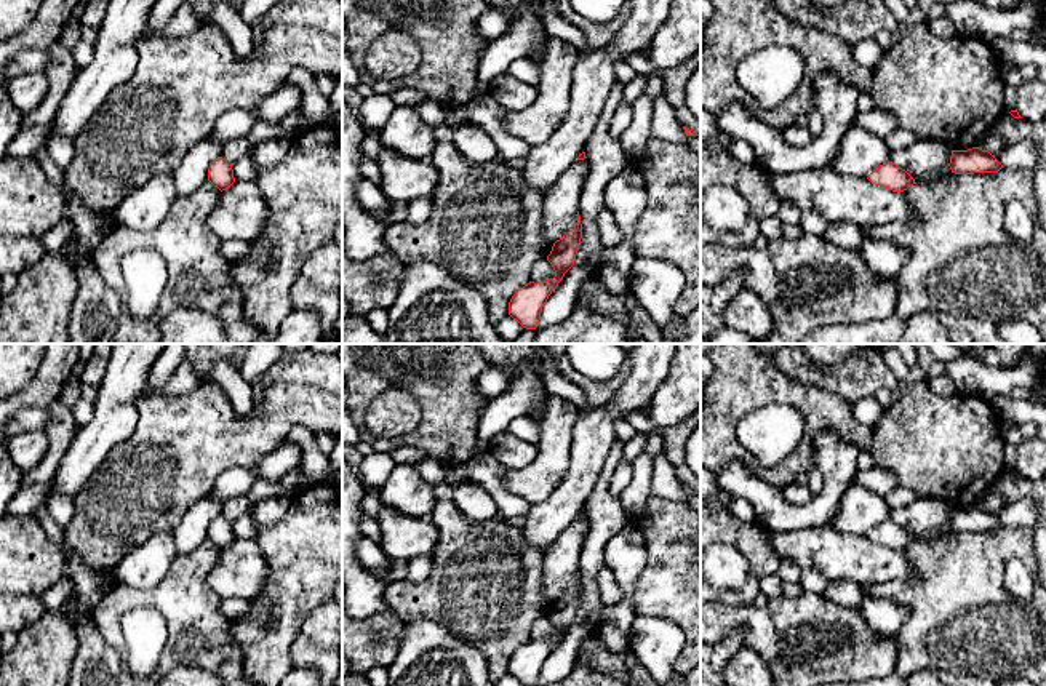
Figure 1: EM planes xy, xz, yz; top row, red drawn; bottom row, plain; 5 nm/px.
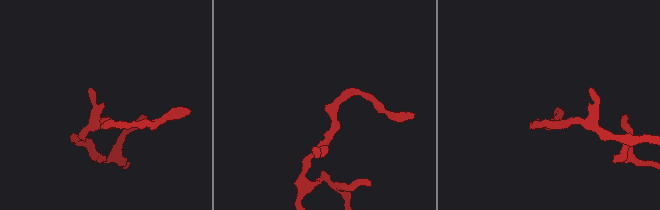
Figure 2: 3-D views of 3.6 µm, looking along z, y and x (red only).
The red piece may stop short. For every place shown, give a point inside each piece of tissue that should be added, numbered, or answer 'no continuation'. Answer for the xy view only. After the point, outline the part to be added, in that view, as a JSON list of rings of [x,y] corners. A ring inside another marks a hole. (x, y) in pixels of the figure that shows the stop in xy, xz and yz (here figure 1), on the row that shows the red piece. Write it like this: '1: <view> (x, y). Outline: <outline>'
no continuation

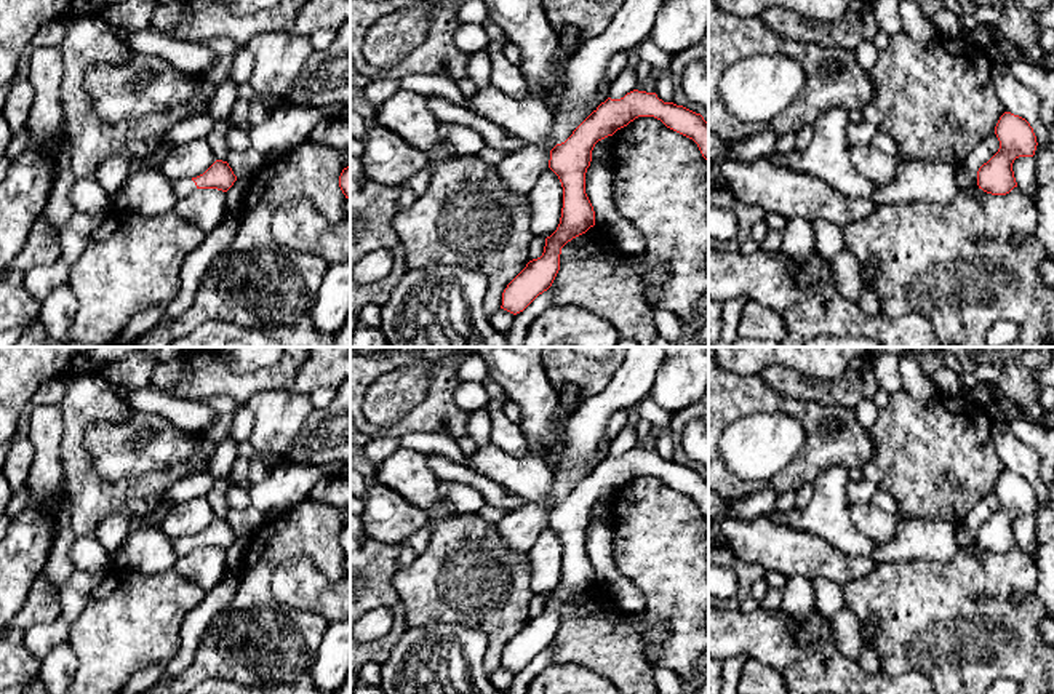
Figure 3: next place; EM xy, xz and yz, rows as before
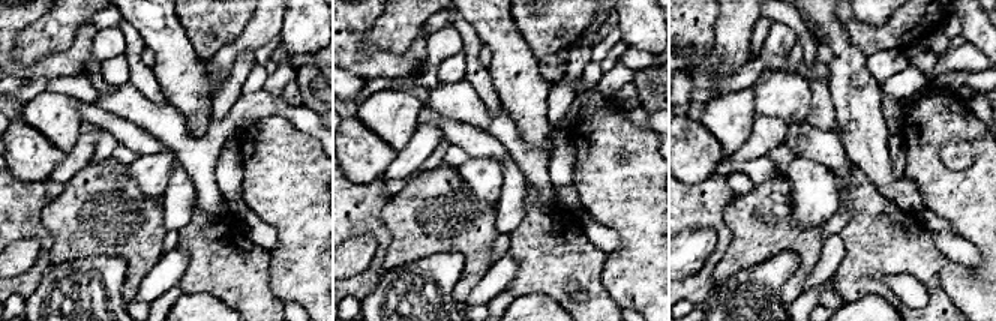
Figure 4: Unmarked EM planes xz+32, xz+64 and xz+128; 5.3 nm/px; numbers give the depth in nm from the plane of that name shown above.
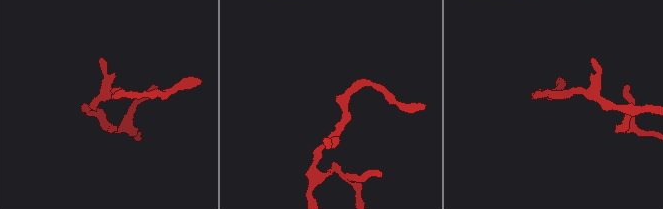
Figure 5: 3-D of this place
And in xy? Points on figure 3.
1: xy (183, 187). Outline: [[[186,177],[170,181],[170,184],[179,198],[187,197],[189,193],[197,190],[195,182]]]

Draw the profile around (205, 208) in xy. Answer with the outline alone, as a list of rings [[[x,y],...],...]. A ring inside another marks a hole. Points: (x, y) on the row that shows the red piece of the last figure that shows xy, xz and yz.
[[[197,189],[187,197],[179,198],[174,213],[197,225],[202,232],[210,233],[229,214],[226,192],[218,189]]]

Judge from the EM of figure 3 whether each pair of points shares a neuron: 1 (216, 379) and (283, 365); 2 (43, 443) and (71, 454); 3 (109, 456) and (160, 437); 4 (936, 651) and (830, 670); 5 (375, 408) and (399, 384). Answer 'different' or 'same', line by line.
1: same
2: different
3: same
4: different
5: same

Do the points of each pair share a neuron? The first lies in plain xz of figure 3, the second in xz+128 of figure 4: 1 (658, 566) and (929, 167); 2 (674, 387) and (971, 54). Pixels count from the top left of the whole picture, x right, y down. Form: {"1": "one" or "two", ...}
{"1": "one", "2": "two"}

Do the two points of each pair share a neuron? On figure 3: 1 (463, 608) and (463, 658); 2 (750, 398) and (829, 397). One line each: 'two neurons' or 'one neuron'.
1: two neurons
2: two neurons

